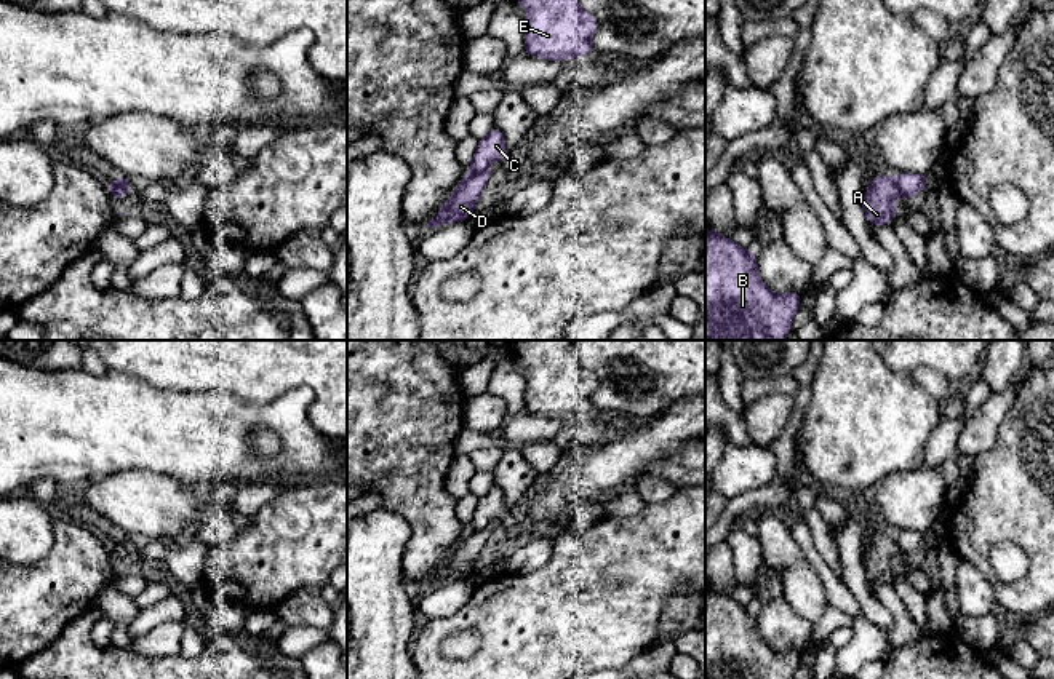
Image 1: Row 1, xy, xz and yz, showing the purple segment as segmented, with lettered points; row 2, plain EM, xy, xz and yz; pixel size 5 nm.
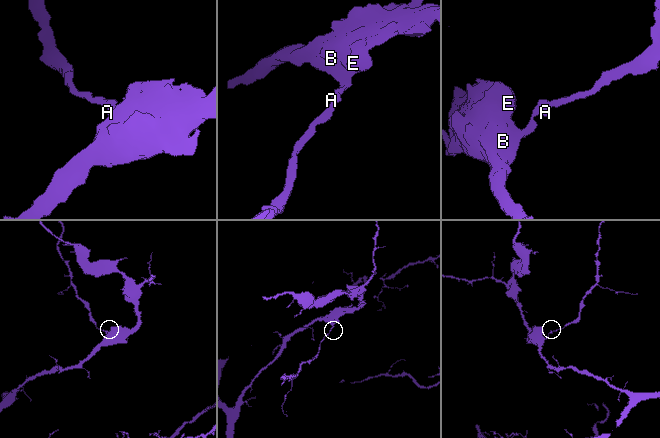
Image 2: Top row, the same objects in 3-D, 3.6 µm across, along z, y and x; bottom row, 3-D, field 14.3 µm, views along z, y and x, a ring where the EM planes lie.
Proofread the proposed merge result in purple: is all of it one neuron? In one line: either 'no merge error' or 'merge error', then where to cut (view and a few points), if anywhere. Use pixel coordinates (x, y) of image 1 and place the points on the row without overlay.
merge error; cut in xz along (487, 528), (467, 531)

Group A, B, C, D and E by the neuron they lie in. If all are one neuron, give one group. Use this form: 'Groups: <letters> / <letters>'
Groups: A B C E / D

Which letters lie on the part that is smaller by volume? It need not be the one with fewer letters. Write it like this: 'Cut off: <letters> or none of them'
Cut off: D

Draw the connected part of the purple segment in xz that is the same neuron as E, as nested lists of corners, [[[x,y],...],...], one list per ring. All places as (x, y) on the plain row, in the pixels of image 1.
[[[510,340],[513,358],[526,367],[525,412],[566,419],[593,412],[597,375],[573,351],[576,340]]]

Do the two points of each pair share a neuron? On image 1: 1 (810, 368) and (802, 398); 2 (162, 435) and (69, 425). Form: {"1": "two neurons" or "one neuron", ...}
{"1": "one neuron", "2": "one neuron"}

